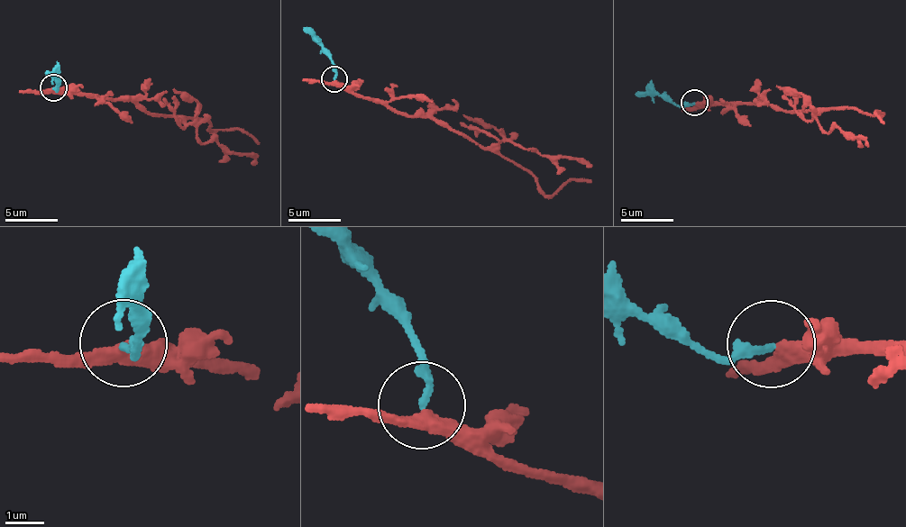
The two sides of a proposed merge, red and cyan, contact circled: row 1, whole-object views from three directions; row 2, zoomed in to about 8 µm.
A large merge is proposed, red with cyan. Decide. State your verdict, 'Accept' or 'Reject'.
Accept

